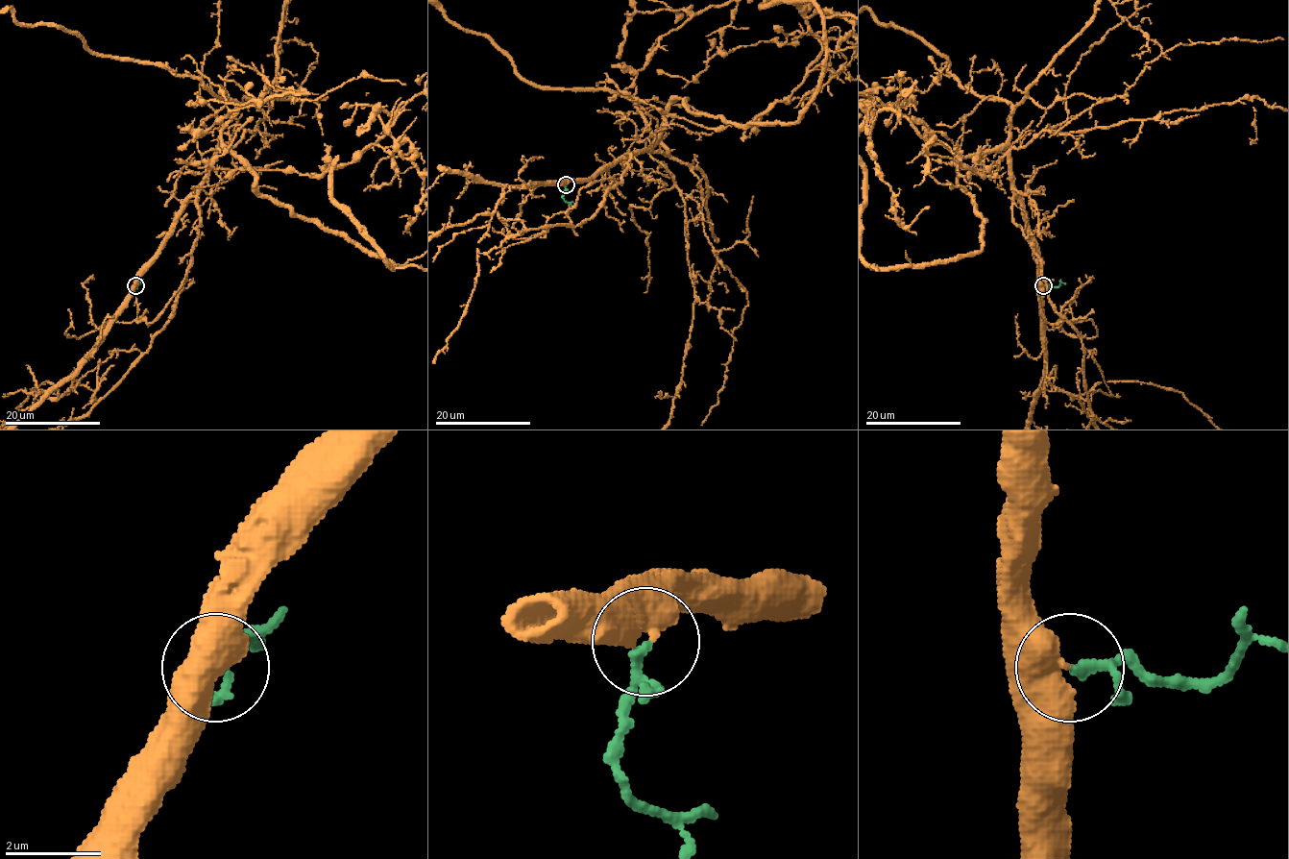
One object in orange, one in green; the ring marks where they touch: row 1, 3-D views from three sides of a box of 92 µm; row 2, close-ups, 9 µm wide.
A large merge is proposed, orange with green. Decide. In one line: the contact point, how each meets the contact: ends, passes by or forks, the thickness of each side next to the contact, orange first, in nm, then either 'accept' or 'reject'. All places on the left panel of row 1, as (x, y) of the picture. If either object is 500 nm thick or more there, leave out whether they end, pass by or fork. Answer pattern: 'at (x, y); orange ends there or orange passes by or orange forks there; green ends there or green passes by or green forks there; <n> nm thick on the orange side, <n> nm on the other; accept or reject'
at (135, 285); 600 nm thick on the orange side, 170 nm on the other; accept

